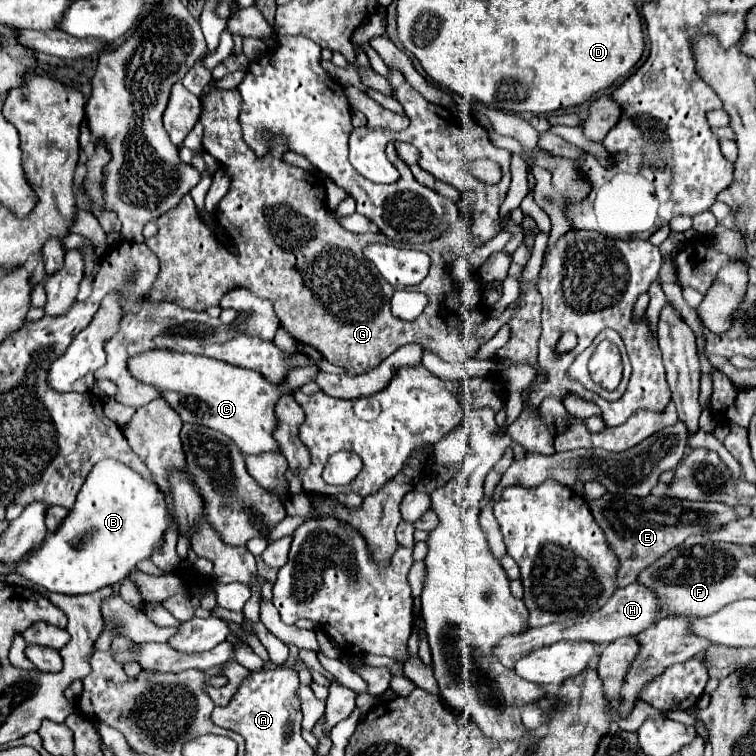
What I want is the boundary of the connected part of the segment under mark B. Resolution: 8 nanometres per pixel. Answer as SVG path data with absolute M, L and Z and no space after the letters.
M117 460L95 464L79 490L75 506L55 534L47 534L39 548L19 560L17 574L57 594L89 594L121 582L137 562L149 558L163 542L167 506L163 492Z

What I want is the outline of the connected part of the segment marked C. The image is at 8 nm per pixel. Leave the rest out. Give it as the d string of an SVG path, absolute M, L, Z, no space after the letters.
M151 350L141 352L139 356L131 356L127 368L139 382L159 388L161 398L175 412L179 412L183 422L203 424L223 432L241 448L243 454L279 452L279 446L271 436L277 424L273 406L285 390L263 380L259 372L235 368L213 358L179 354L171 350Z

